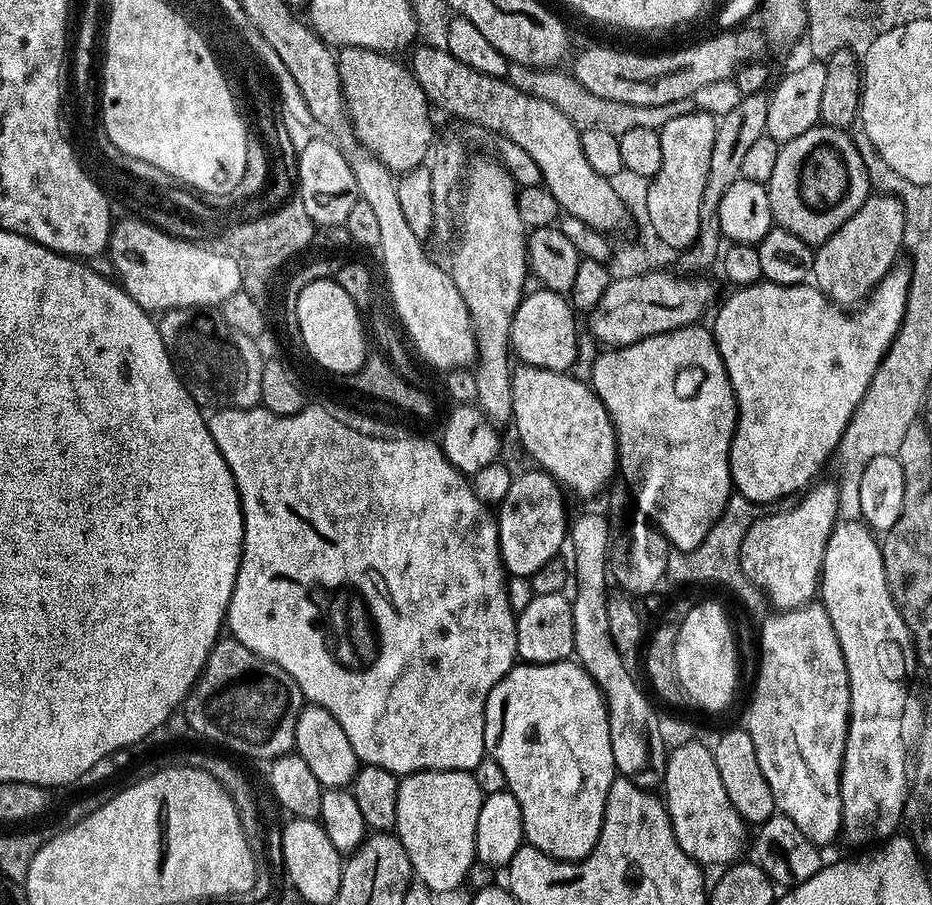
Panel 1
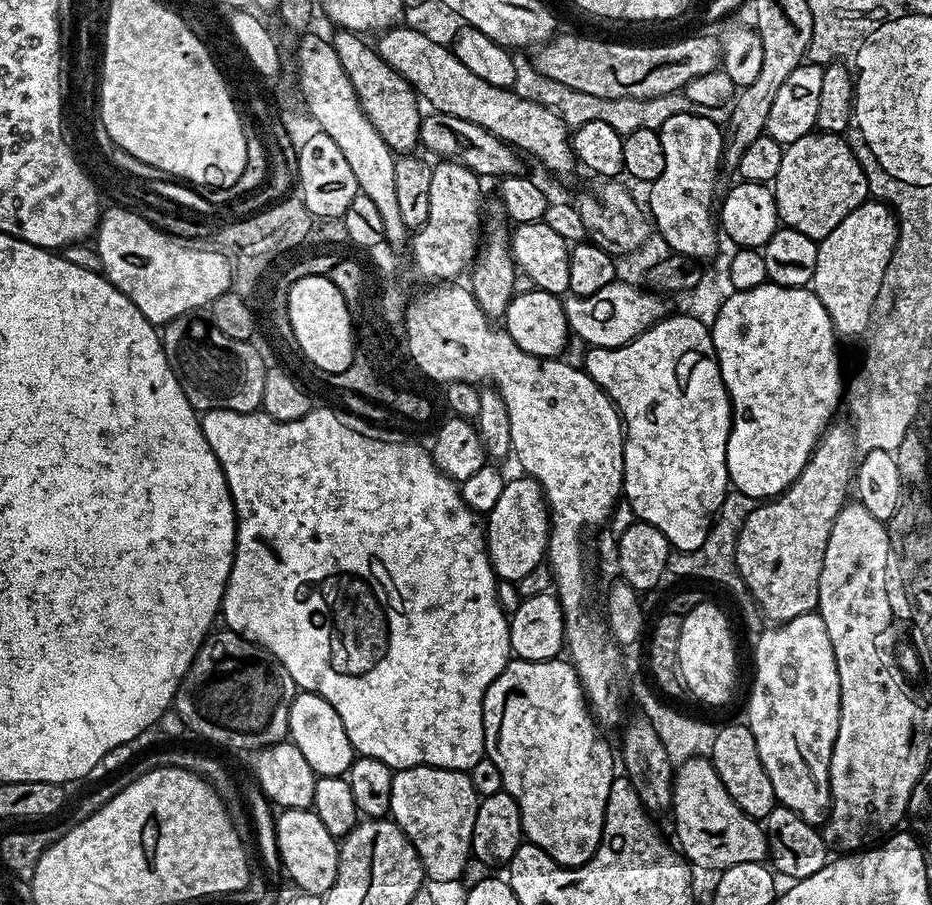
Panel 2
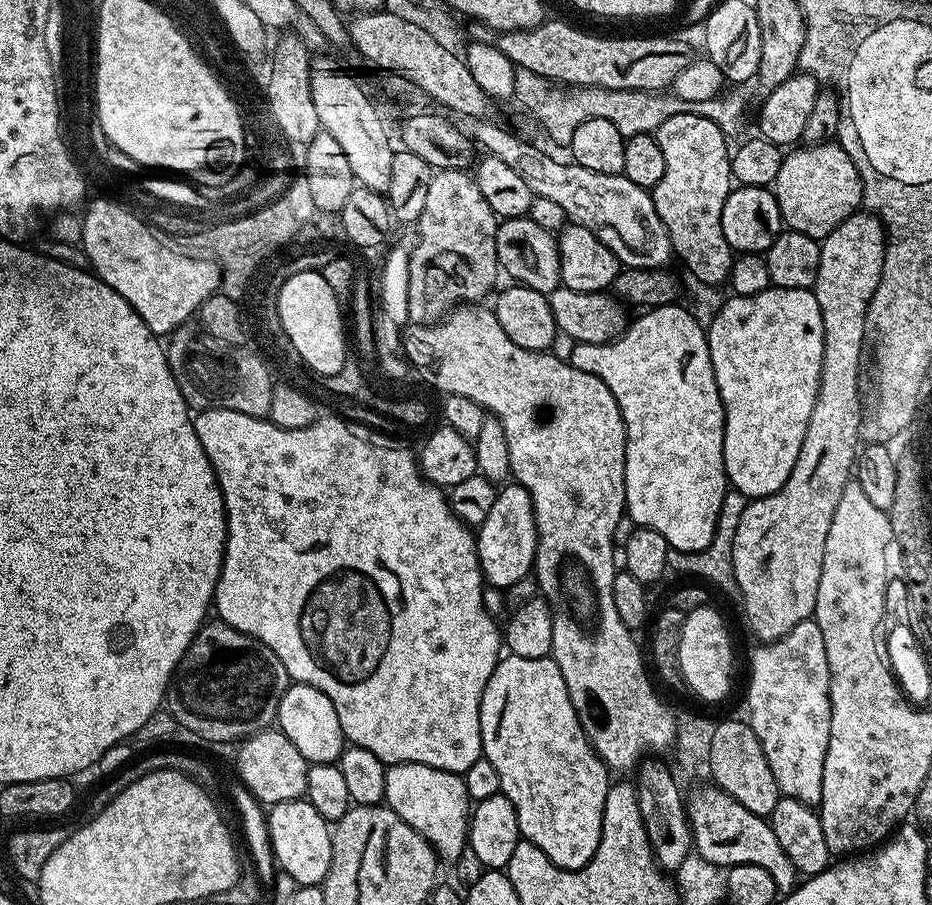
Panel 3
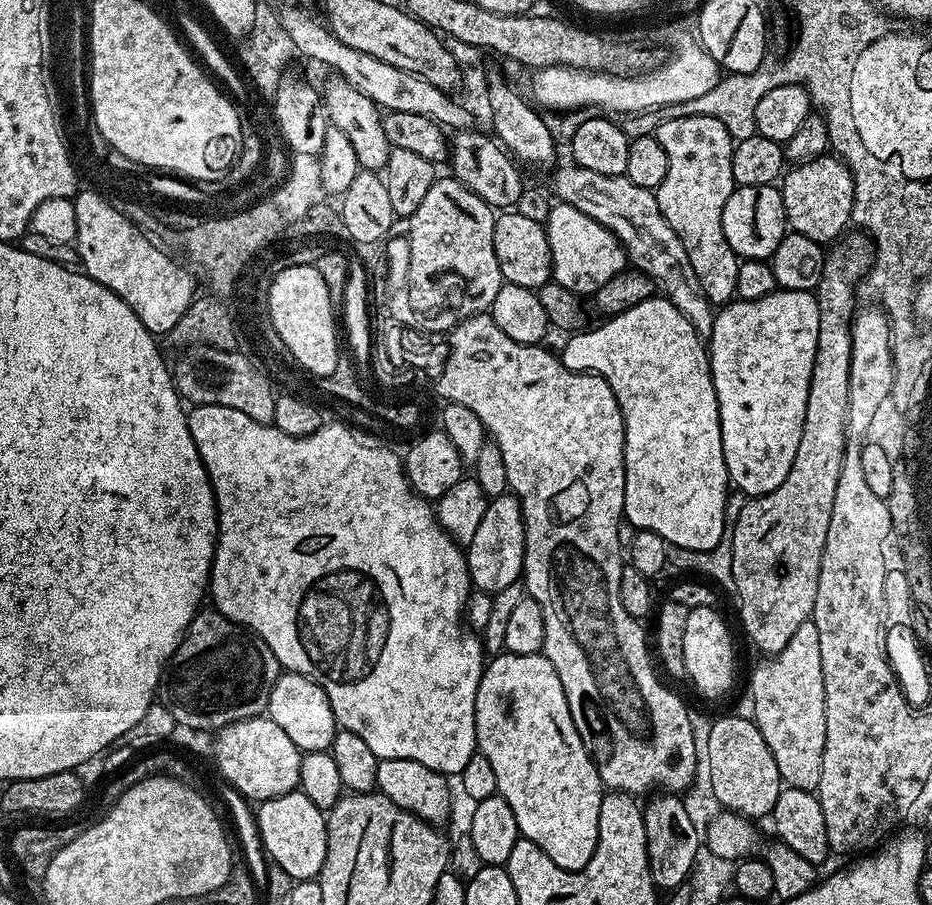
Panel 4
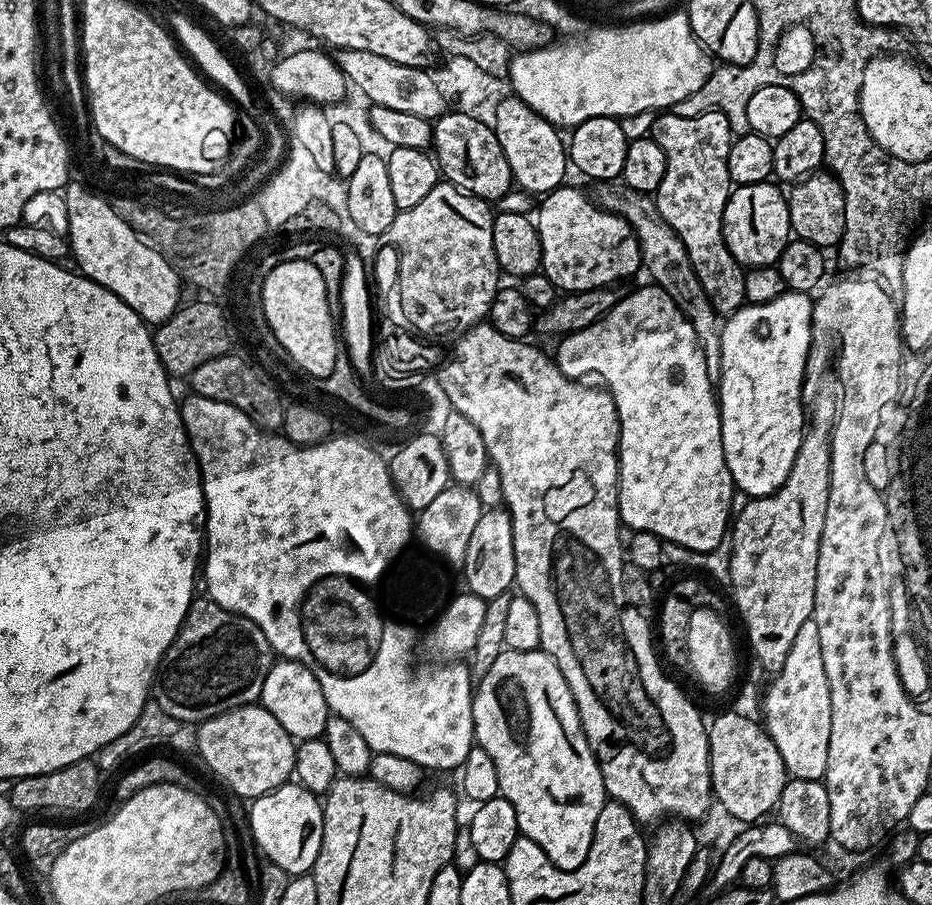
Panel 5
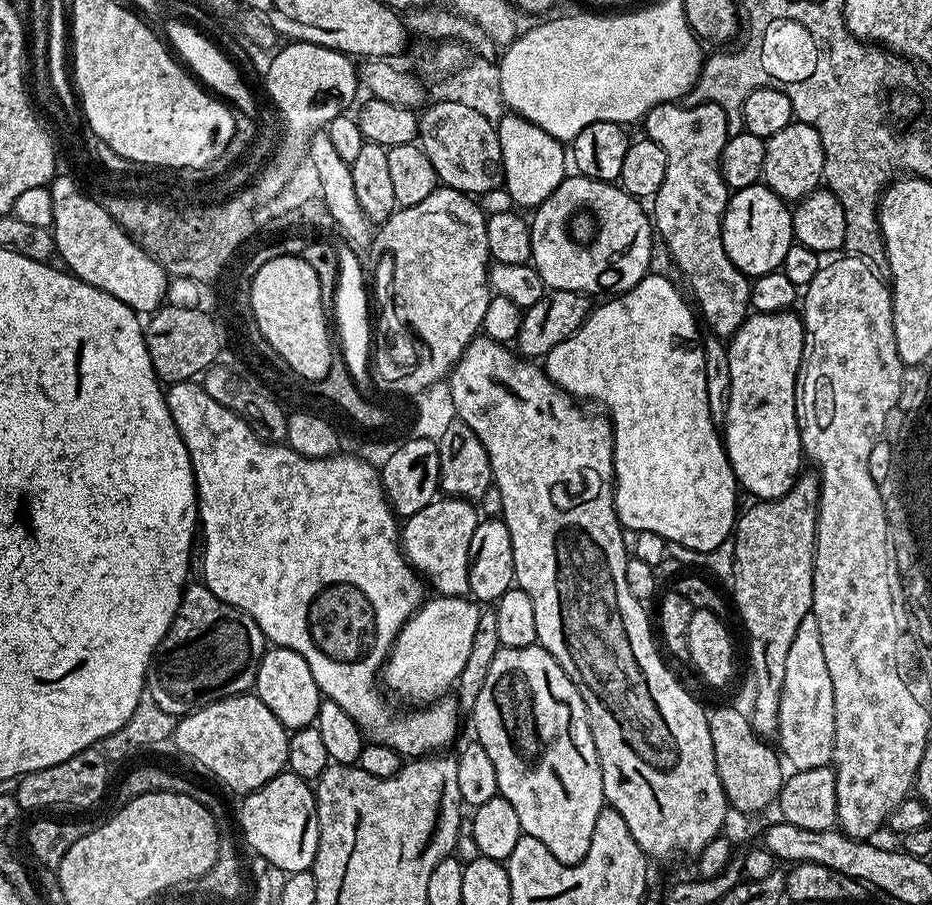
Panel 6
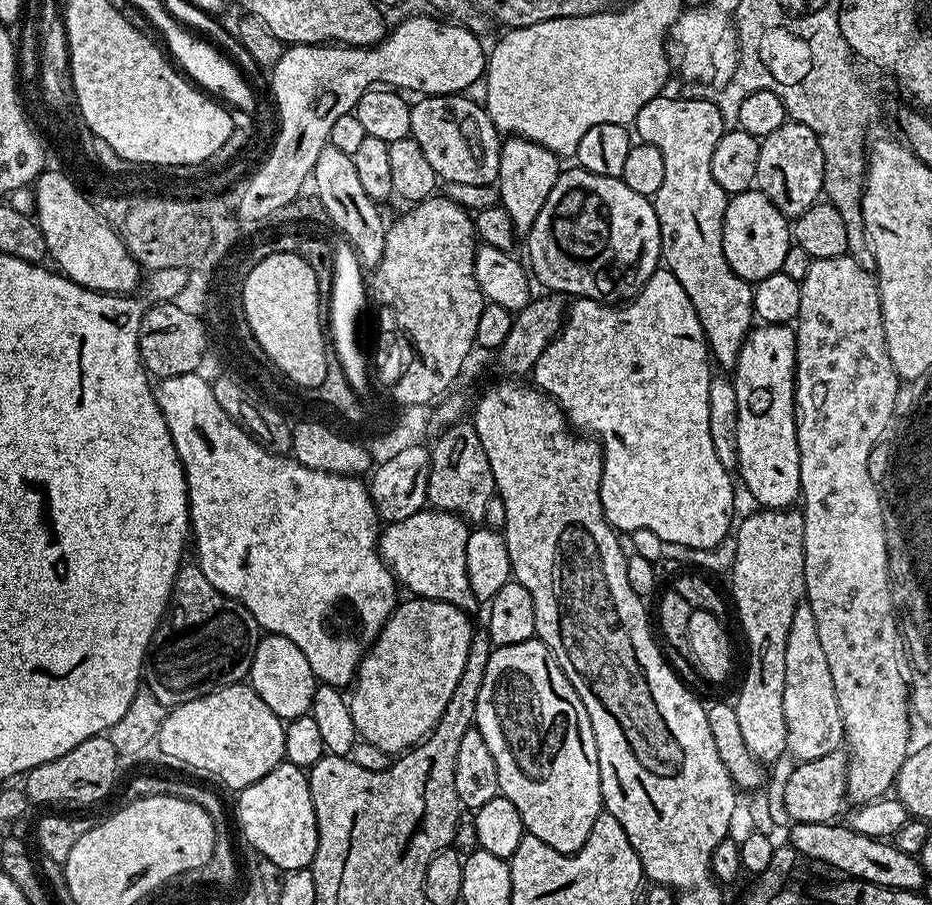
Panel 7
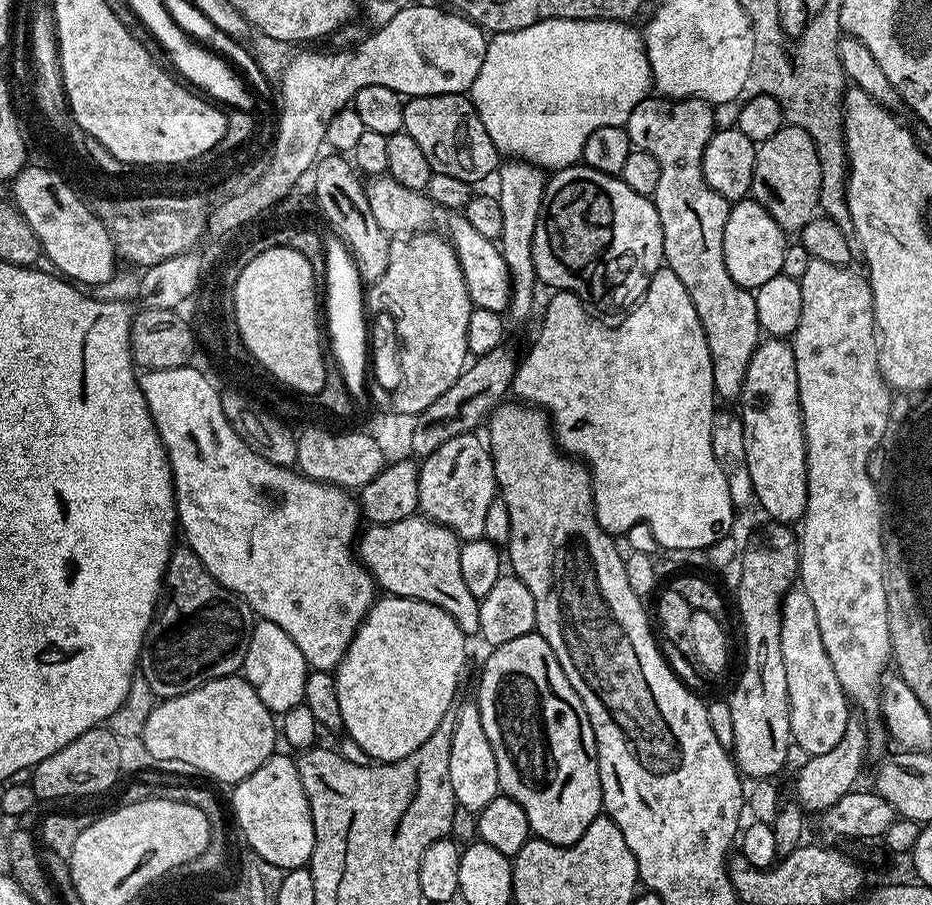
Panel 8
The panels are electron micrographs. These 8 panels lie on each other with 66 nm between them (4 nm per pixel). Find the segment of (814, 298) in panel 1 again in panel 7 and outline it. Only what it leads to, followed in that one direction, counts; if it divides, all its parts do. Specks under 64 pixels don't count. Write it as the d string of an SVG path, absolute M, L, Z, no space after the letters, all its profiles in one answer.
M761 323L753 327L748 333L746 342L740 351L740 357L734 369L734 383L738 394L738 476L744 479L744 484L748 487L748 492L757 500L761 509L765 508L790 508L801 499L800 494L800 455L798 454L798 438L796 437L796 333L786 324L766 324Z

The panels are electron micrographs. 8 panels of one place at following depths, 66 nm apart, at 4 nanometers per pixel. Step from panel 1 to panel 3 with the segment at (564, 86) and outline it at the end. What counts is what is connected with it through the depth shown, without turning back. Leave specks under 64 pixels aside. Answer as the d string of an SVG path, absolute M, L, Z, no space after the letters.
M517 68L516 77L514 78L514 100L520 103L542 127L548 128L548 136L556 144L571 145L574 130L582 126L582 122L590 122L590 118L606 118L606 122L614 122L618 126L618 134L622 134L625 139L646 133L651 135L655 133L658 126L666 119L672 118L675 114L698 114L699 117L708 118L714 121L715 125L722 130L724 136L730 140L737 139L746 122L744 110L746 104L743 98L738 94L723 93L716 97L705 100L705 102L690 102L688 99L679 99L674 94L666 92L651 93L644 91L610 91L609 88L581 88L569 90L564 86L550 86L549 81L542 79L534 70Z

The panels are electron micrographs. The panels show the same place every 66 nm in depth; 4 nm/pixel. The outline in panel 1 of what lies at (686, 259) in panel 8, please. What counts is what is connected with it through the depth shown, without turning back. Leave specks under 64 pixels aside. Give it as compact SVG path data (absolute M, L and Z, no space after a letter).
M695 110L671 119L659 130L662 166L658 174L647 181L648 193L644 196L643 211L662 241L679 250L689 248L698 238L702 192L709 173L717 121L715 115Z

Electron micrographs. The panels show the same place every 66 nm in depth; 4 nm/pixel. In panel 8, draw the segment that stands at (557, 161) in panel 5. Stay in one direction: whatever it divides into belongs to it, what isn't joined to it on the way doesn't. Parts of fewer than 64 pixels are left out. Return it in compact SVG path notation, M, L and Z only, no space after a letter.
M509 159L498 168L500 189L494 192L502 206L502 234L498 245L502 258L509 267L510 282L512 283L512 298L507 307L507 315L516 320L524 320L532 312L532 303L536 300L538 281L534 270L532 247L534 246L534 230L538 226L538 218L544 201L544 186L546 183L545 169L529 164L526 160Z

